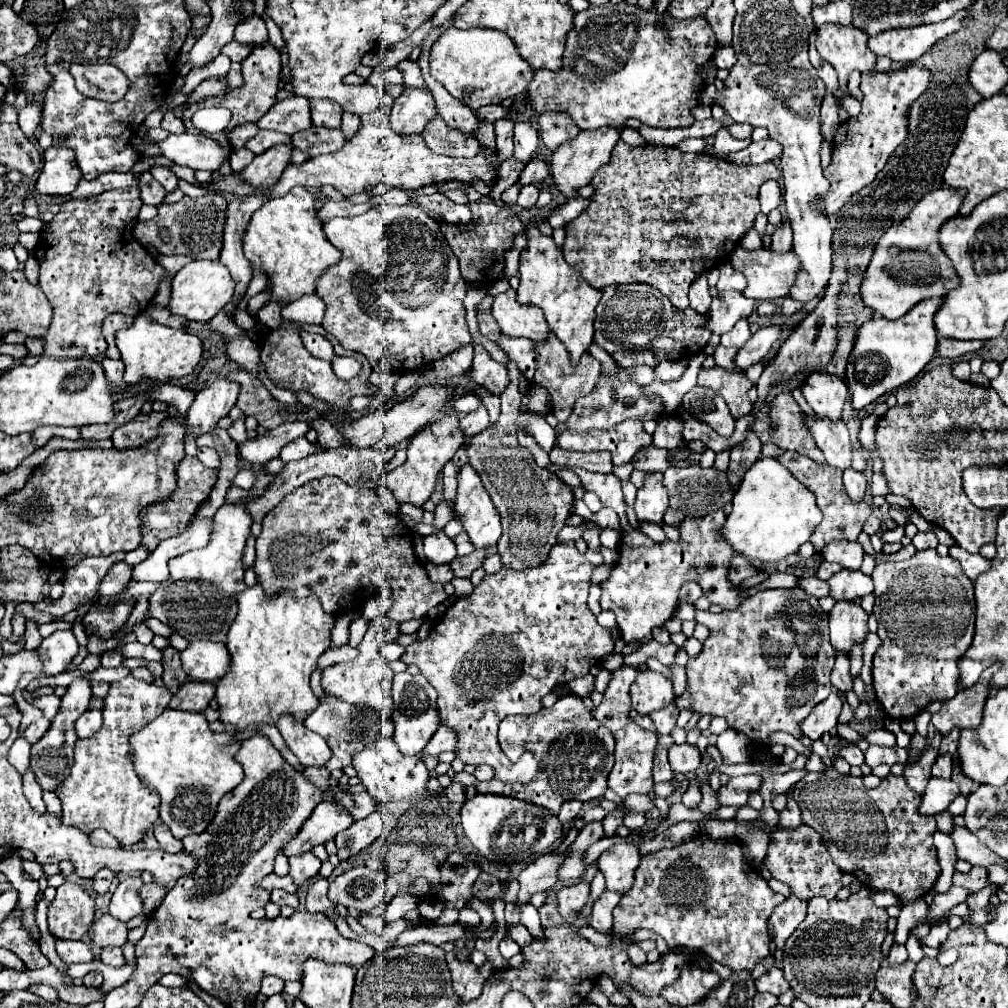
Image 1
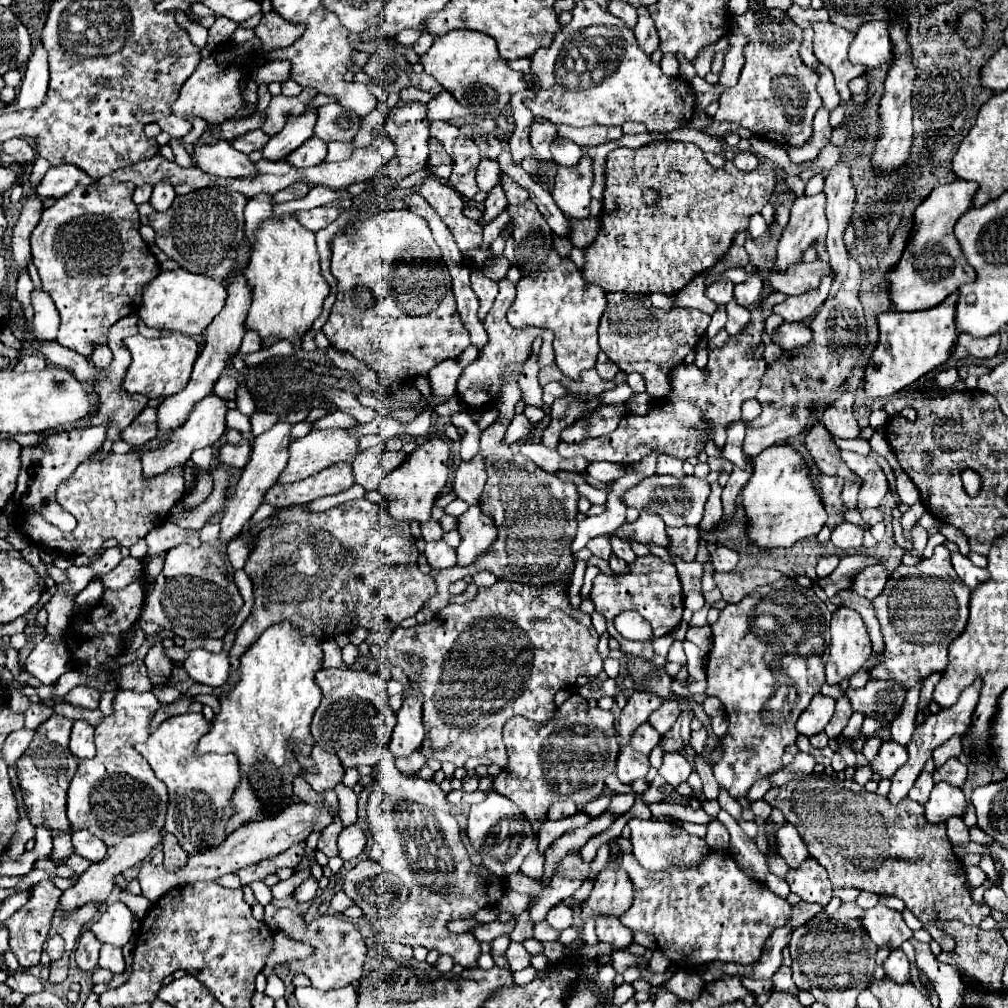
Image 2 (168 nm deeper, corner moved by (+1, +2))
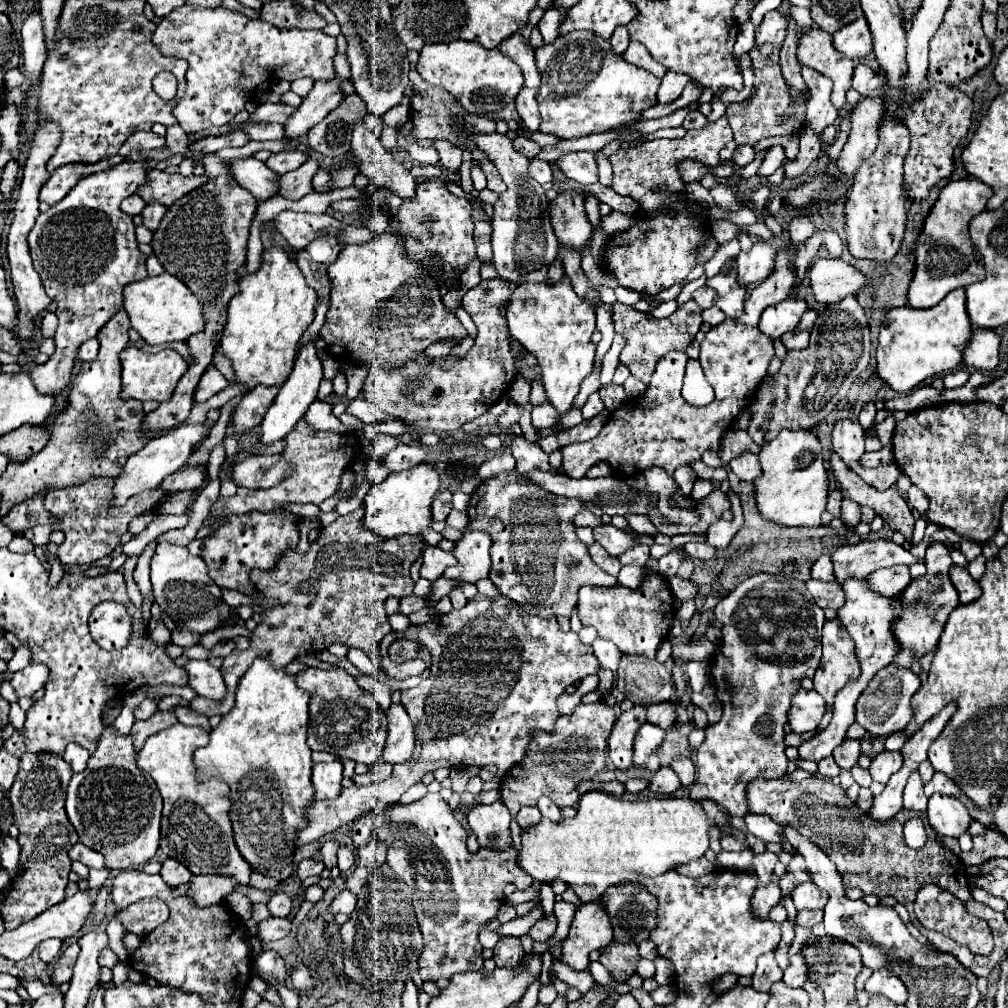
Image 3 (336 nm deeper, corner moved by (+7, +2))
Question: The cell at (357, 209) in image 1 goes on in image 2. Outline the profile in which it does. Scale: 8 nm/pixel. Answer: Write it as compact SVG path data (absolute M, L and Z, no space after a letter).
M316 207L310 211L296 211L294 217L312 233L318 233L320 229L328 227L332 221L336 221L340 215L338 209L334 207Z

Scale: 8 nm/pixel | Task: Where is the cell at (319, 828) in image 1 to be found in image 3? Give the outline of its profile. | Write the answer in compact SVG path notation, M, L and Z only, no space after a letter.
M200 875L192 877L190 883L192 885L188 889L188 895L192 895L200 905L224 901L228 893L232 893L232 889L238 885L236 879L228 875Z

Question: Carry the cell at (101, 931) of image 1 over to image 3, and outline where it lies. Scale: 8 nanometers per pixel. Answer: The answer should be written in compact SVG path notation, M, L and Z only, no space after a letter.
M72 943L72 945L60 955L60 959L54 963L52 983L62 985L62 983L70 981L70 977L72 977L72 969L74 969L76 959L78 959L78 953L80 953L80 945L78 945L78 943Z

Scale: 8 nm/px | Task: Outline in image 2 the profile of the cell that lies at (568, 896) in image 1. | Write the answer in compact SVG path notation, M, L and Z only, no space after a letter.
M558 903L556 907L552 907L552 909L548 911L546 921L548 921L548 925L550 925L552 929L564 931L566 927L572 925L572 917L574 917L572 907L570 907L568 903Z

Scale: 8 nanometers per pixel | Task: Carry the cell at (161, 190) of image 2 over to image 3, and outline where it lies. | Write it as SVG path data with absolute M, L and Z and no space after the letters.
M150 201L150 203L144 207L144 211L142 211L142 221L144 221L144 225L146 225L150 231L156 231L156 227L160 225L160 219L164 217L164 213L166 213L166 207L164 207L162 203Z

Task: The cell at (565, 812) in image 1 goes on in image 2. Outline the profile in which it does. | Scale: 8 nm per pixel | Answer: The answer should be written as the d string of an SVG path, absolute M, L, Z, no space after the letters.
M562 795L561 800L554 802L548 811L548 819L559 820L571 817L578 812L576 805L566 795Z

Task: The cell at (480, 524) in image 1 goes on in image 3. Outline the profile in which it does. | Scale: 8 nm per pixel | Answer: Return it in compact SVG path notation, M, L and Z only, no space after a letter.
M464 529L464 535L454 545L454 557L458 563L444 571L448 579L460 579L476 583L478 579L486 579L490 571L490 535L484 531Z

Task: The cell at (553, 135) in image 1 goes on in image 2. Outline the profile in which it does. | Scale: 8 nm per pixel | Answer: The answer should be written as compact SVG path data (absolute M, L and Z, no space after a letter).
M556 139L552 145L552 161L560 167L576 167L582 159L582 149L574 141L568 139Z

